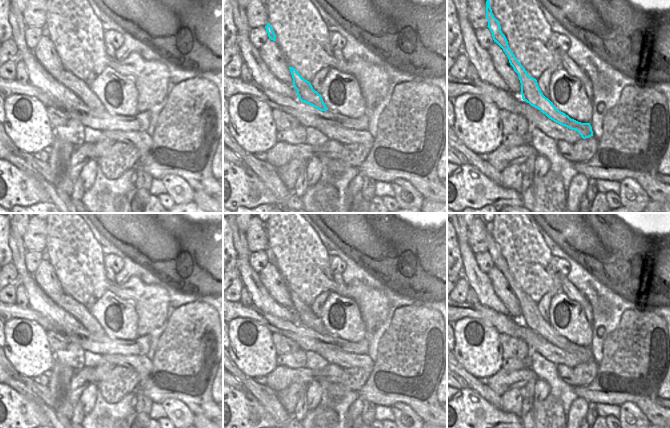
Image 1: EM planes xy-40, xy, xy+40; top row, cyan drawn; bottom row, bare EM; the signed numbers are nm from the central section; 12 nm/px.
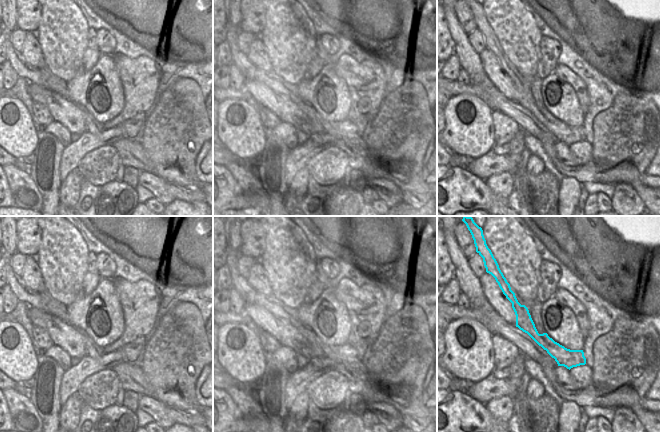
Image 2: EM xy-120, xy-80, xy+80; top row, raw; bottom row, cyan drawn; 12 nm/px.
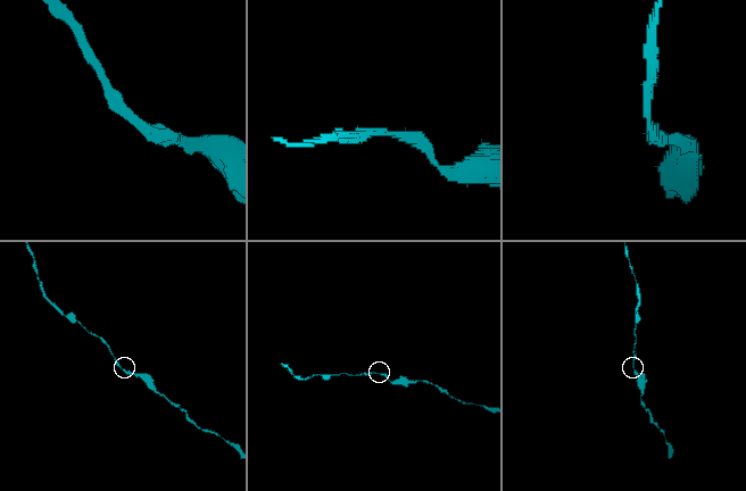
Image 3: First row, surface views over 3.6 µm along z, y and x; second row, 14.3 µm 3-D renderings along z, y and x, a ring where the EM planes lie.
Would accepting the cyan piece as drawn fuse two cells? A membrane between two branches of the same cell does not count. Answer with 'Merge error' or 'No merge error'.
No merge error.

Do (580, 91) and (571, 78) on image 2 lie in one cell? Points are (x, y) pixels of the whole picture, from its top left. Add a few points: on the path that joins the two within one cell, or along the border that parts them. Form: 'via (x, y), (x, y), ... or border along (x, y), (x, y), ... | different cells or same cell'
via (580, 88), (574, 81) | same cell

